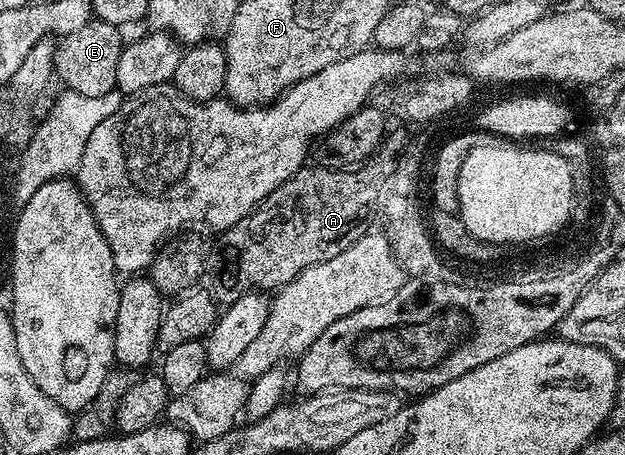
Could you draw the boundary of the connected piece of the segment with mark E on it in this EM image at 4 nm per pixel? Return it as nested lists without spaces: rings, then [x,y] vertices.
[[[98,19],[88,21],[81,31],[73,31],[55,45],[54,76],[64,81],[66,88],[81,95],[99,96],[116,88],[117,63],[125,46],[120,26]]]

